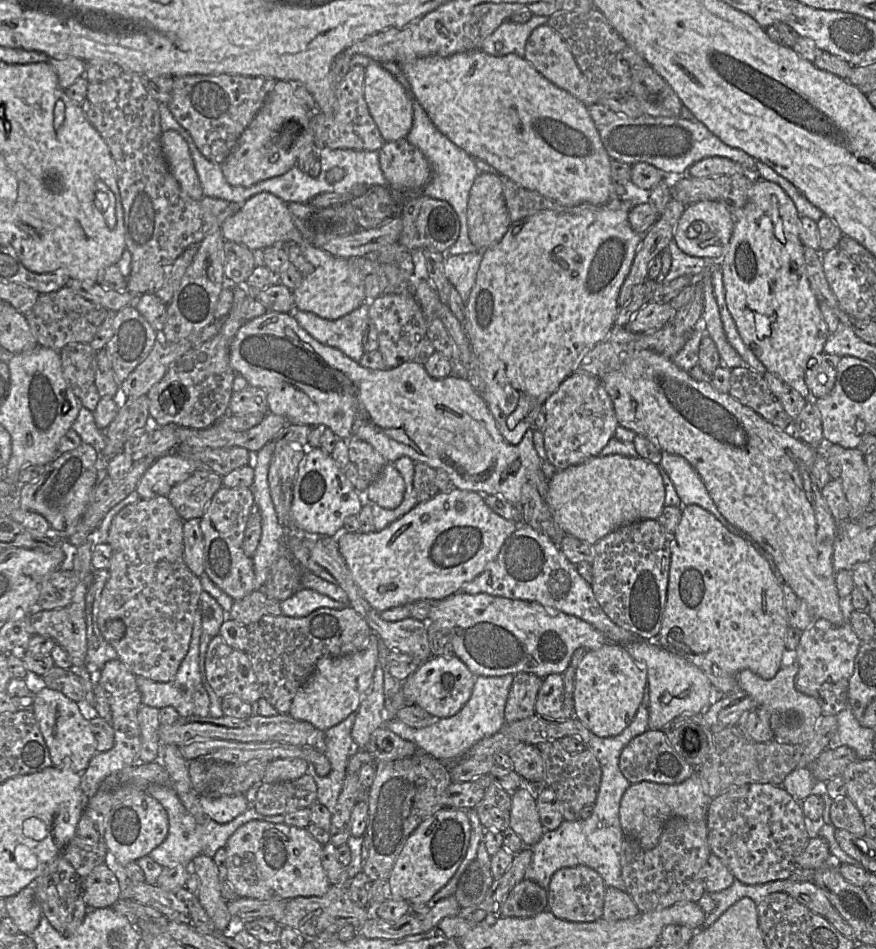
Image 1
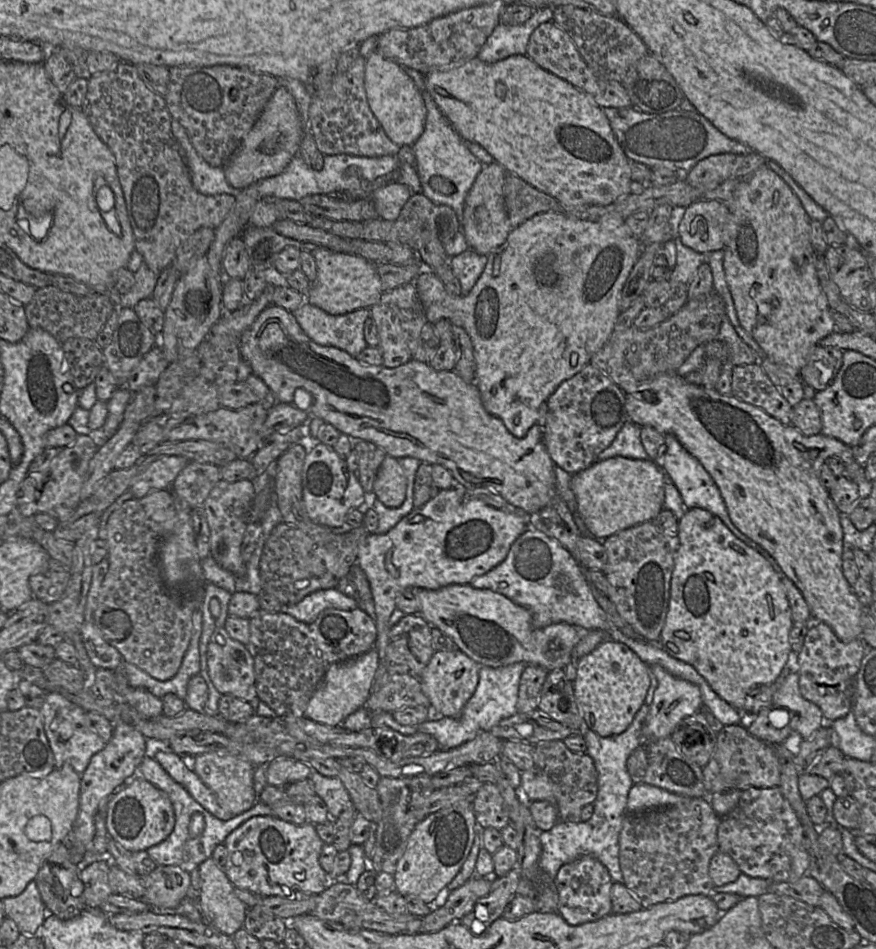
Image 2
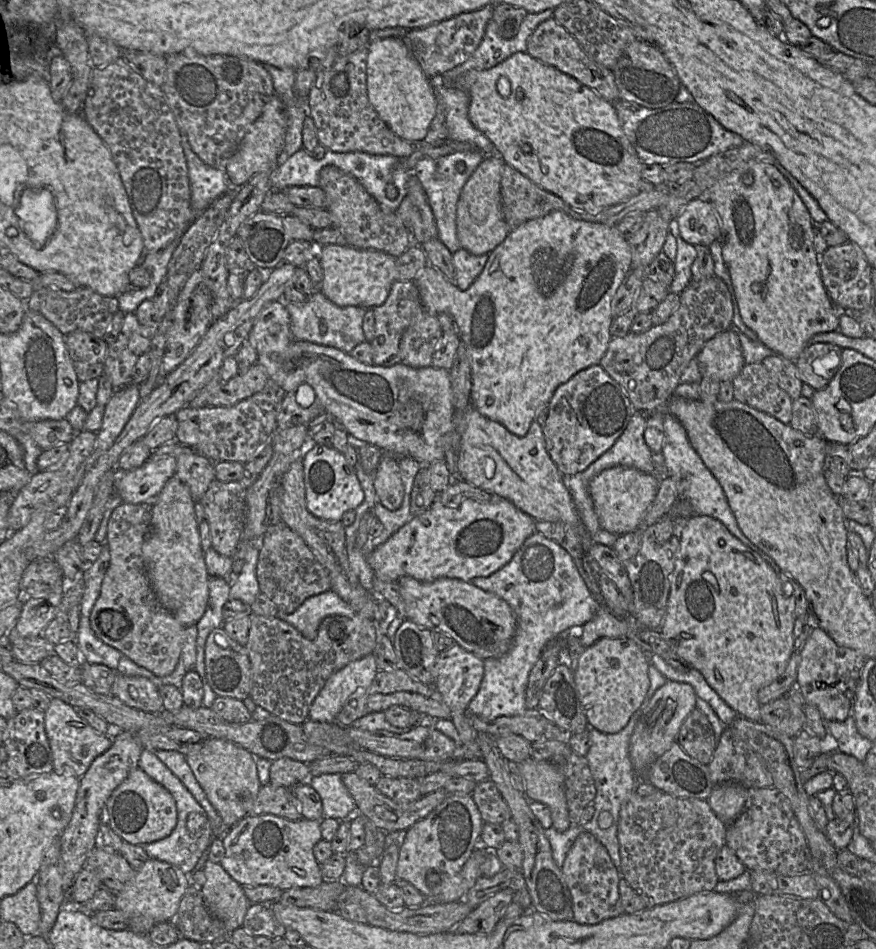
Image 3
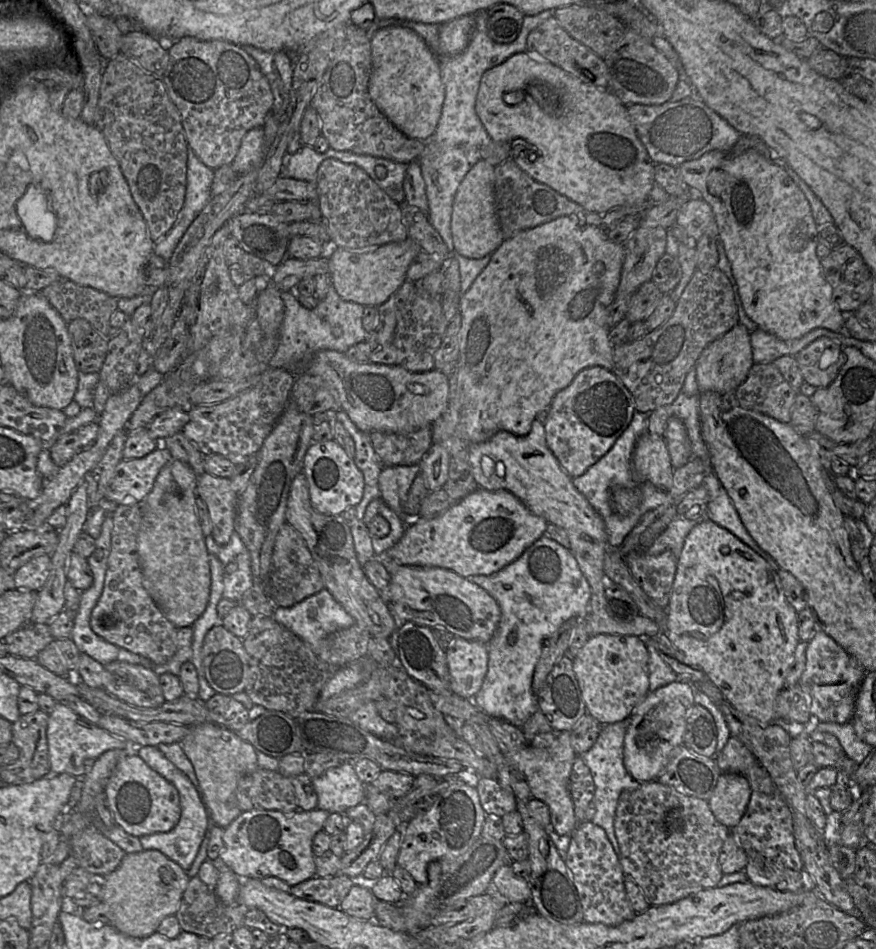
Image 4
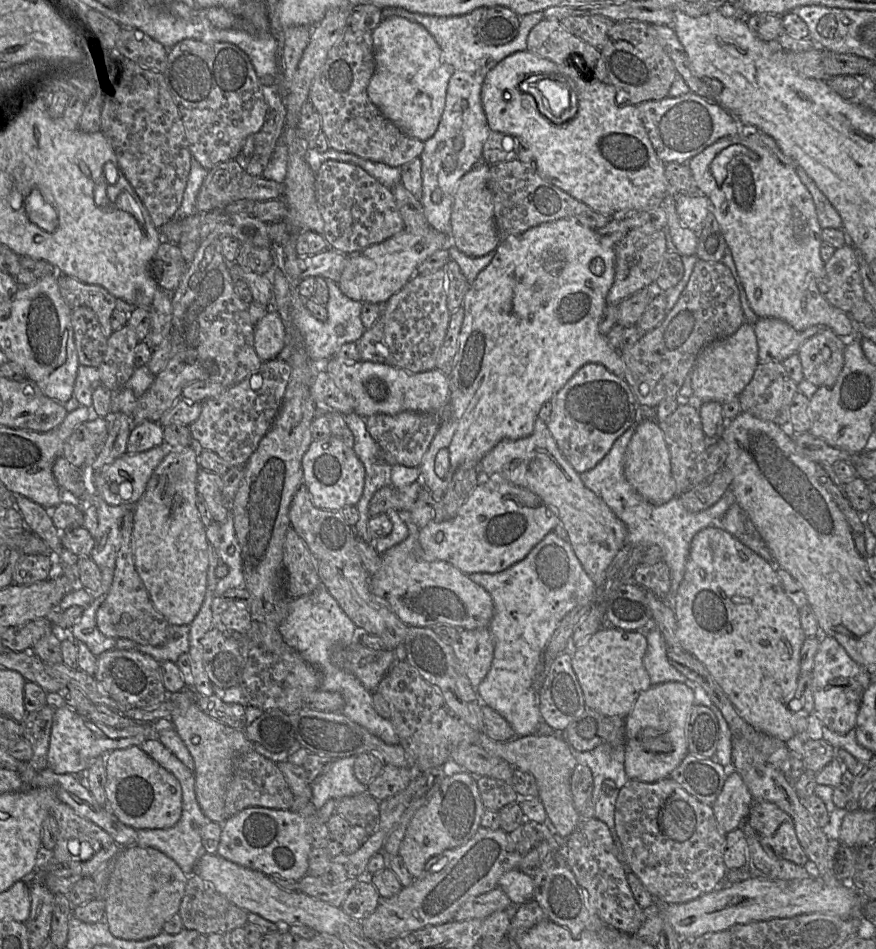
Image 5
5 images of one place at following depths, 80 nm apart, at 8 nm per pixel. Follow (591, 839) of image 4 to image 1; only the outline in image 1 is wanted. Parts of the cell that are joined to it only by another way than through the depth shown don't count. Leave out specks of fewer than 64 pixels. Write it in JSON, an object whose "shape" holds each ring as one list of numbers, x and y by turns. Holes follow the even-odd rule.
{"shape":[[586,866,562,868,551,877,548,888,548,910,559,919,571,922,593,922,602,917,606,886,601,876]]}

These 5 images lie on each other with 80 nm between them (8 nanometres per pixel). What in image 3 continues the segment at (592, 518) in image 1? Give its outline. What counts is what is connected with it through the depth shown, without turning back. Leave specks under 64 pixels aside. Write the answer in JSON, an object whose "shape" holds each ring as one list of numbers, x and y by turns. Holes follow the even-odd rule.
{"shape":[[615,466,595,476,589,483,589,493,600,527,618,536,637,529,657,495,663,475,663,472,648,474,631,467]]}

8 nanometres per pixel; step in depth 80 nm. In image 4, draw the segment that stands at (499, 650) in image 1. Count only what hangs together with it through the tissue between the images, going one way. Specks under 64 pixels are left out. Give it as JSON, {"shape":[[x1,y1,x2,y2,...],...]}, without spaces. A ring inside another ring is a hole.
{"shape":[[384,553,377,557,391,577,389,585,380,595,399,622,409,621,429,628,440,627,455,637,485,644,490,642,498,627,501,610,486,590,448,569,401,565,384,558]]}

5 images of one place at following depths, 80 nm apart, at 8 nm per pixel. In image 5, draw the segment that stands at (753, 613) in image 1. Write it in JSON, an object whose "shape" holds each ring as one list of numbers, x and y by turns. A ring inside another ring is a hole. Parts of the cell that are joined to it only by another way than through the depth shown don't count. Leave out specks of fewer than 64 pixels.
{"shape":[[711,526,700,530,692,539,690,553,686,563,685,575,674,598,674,613,677,622,676,637,682,648,702,662,714,680,734,705,737,713,760,732,778,738,784,742,792,738,802,738,807,735,810,713,793,712,788,708,788,702,793,698,800,676,800,651,806,636,801,626,799,608,786,595,775,567,740,542,734,535,719,526]]}

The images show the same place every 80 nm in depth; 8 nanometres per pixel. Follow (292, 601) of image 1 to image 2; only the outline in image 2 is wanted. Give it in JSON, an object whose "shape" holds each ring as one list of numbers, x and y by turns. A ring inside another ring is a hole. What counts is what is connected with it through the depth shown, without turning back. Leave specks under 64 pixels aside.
{"shape":[[334,587,315,591,293,606,282,605,279,612,288,614,297,621,310,624,326,609,334,608,350,611,357,607,355,598]]}

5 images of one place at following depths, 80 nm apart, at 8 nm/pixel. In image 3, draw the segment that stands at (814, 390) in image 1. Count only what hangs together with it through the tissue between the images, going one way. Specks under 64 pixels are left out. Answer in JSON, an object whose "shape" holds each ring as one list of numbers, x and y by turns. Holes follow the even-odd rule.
{"shape":[[828,343,808,345,796,360,800,380,815,390,826,387,841,365,841,351]]}

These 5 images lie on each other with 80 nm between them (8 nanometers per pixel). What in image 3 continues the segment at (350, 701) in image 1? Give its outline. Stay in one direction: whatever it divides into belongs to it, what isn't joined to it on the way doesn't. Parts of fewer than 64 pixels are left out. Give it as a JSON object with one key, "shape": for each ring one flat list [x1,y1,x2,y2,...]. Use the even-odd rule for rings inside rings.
{"shape":[[374,654,350,662,332,674,310,706,308,717,316,722,332,723,358,690,367,688,378,671]]}

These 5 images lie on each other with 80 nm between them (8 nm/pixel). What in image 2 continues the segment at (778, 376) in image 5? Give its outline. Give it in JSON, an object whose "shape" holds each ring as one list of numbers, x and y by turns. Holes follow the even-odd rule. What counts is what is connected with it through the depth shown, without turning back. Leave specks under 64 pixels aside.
{"shape":[[760,362,731,369,732,396,761,408,783,425,791,425,793,407,771,382]]}

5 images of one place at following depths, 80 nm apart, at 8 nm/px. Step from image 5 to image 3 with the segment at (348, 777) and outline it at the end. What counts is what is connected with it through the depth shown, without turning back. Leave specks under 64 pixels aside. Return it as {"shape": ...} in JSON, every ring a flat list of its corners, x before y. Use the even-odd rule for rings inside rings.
{"shape":[[341,774,311,776,307,782,321,798,324,818,342,821,357,812,356,803,342,782]]}

